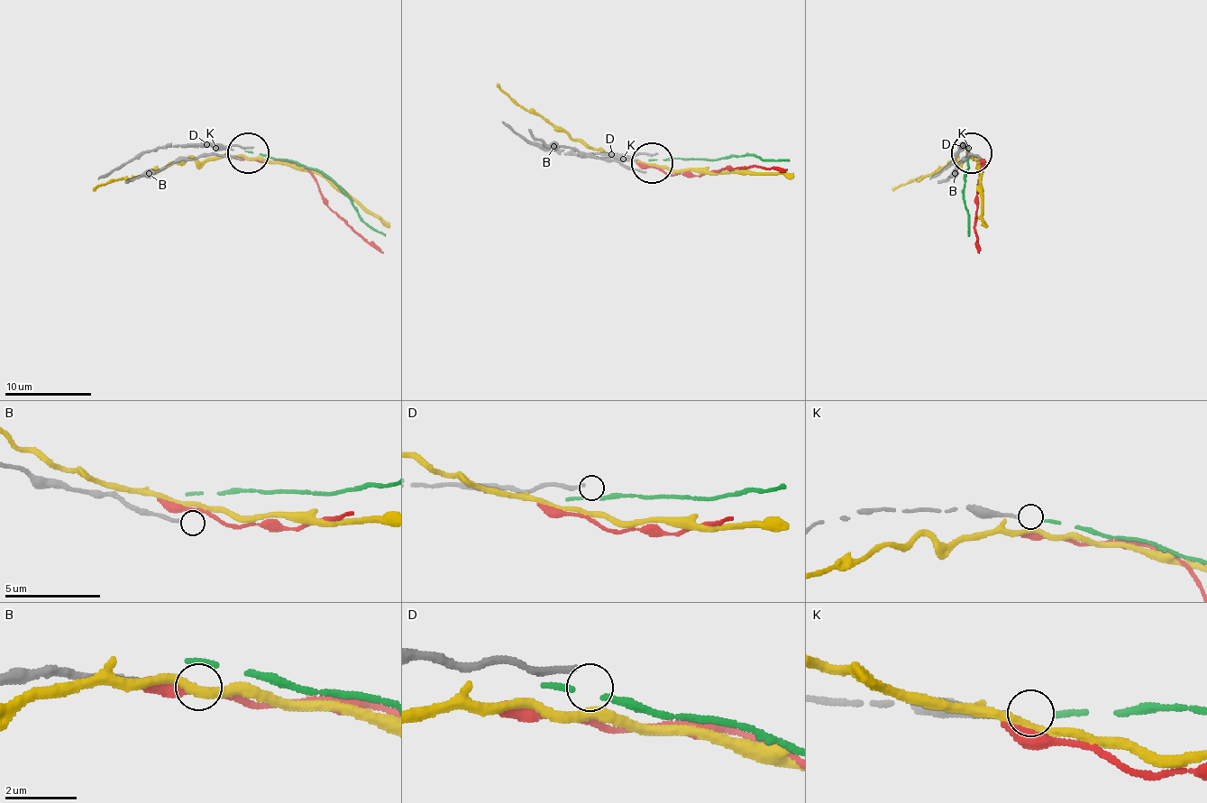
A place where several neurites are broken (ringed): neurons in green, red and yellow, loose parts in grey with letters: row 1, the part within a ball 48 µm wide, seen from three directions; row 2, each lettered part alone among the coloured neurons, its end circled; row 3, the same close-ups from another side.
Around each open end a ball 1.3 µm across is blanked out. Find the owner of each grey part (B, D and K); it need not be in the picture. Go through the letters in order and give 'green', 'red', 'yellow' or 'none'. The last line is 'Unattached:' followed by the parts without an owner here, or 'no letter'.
B: none
D: none
K: green
Unattached: B, D

